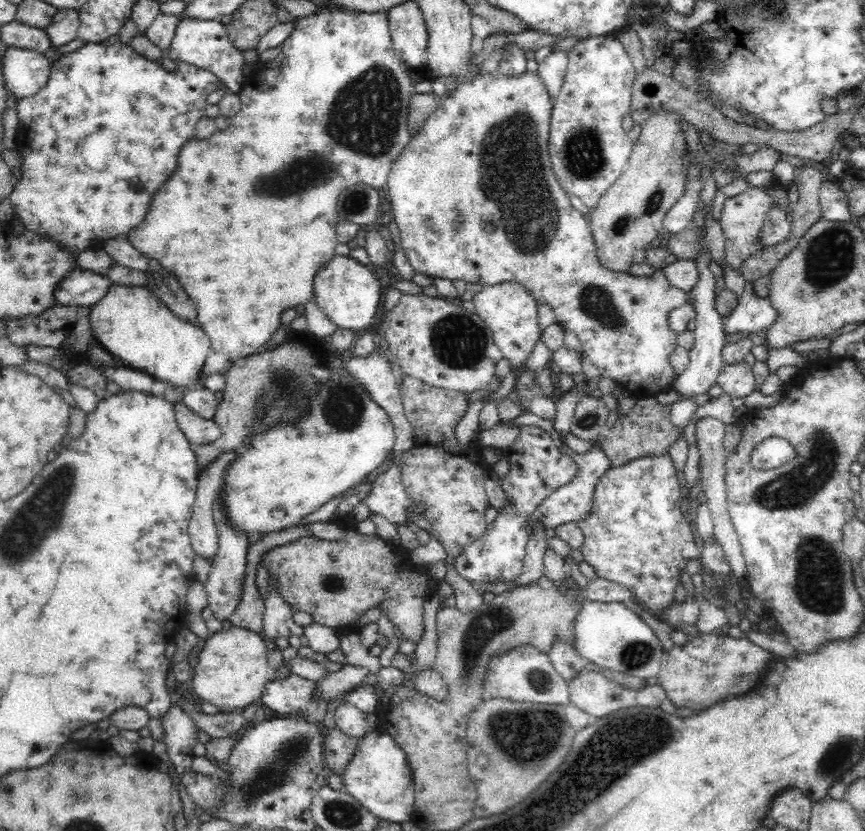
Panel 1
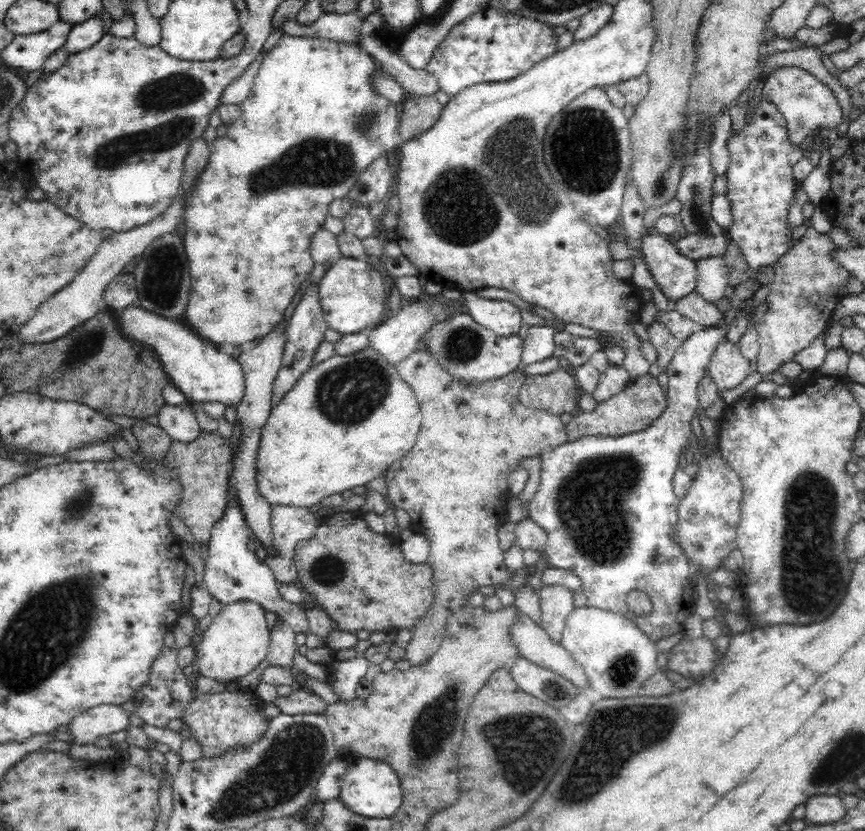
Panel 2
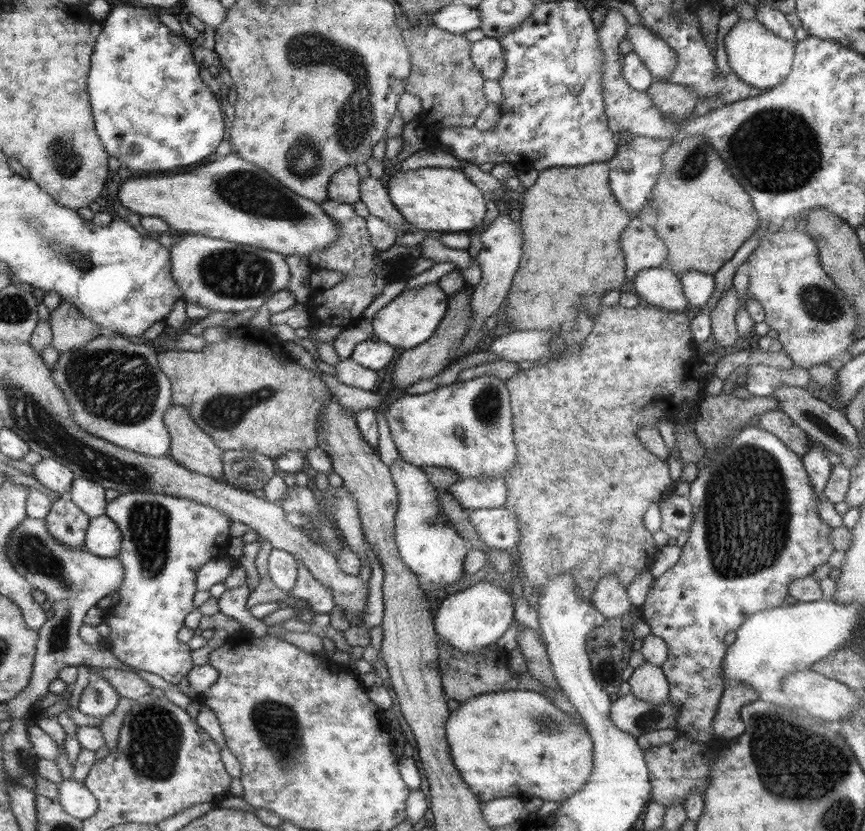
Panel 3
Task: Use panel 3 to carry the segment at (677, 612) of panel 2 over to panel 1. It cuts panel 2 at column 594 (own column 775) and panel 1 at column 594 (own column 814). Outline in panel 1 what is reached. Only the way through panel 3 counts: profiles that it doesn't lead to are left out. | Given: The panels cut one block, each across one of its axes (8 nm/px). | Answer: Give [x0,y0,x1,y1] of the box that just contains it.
[576,452,702,618]

